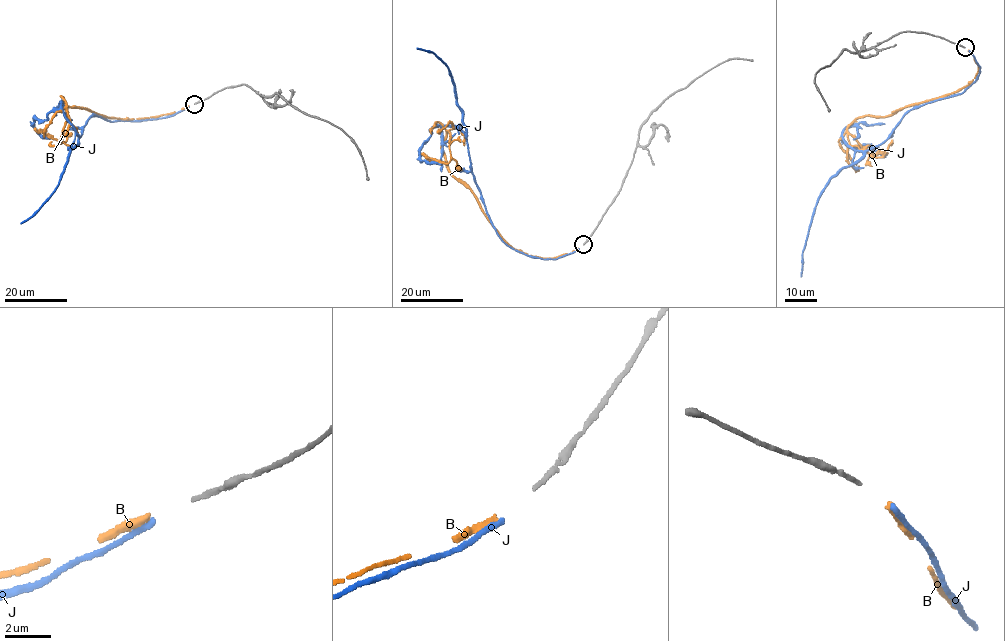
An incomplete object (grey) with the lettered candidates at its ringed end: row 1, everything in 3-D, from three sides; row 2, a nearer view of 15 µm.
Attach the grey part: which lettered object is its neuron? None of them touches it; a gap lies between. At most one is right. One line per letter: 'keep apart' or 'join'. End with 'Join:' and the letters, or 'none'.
B: join
J: keep apart
Join: B

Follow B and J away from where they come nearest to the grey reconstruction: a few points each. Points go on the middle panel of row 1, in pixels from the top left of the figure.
B: (578, 248), (549, 258), (513, 249), (476, 197), (451, 173), (442, 147), (450, 132), (448, 163), (421, 153)
J: (579, 249), (543, 259), (516, 251), (498, 235), (472, 174), (463, 112), (448, 67), (434, 53), (417, 48)

